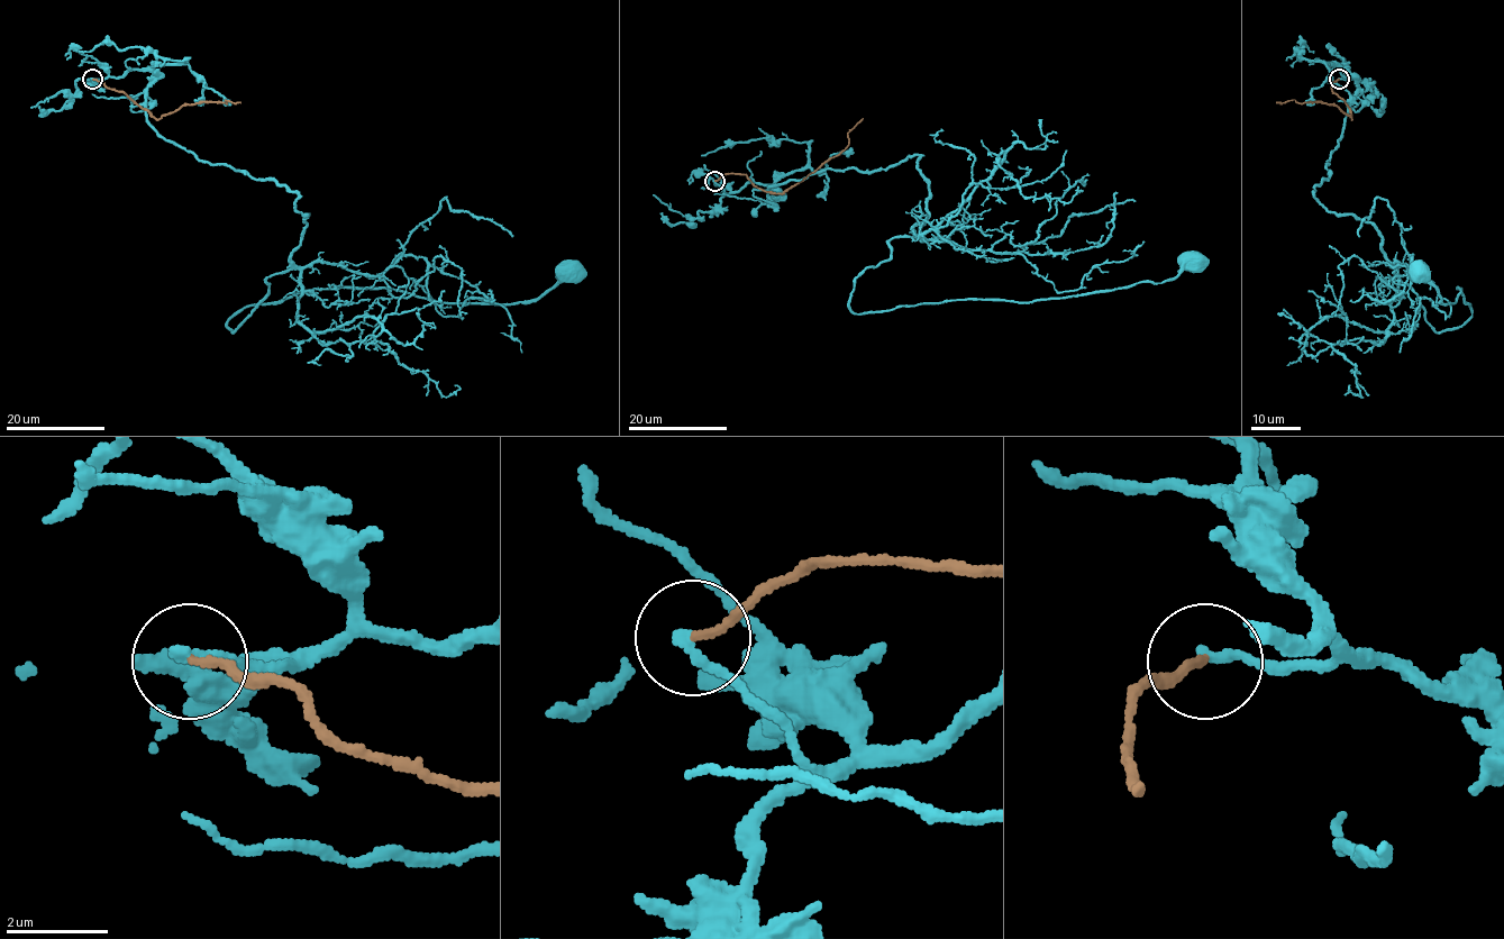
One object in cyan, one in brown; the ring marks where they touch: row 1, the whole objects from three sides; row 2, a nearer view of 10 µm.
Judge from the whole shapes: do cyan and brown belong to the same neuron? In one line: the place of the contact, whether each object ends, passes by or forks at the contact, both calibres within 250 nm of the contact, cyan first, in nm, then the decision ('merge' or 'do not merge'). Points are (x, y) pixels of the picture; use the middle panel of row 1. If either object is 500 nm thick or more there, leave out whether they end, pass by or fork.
place (714, 181); cyan ends; brown ends; calibres 240 and 150 nm; do not merge

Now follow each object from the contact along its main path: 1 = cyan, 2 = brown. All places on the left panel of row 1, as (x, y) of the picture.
1: (91, 80), (151, 70), (162, 136), (298, 194), (291, 267), (231, 333), (326, 288), (535, 301), (566, 269)
2: (92, 80), (122, 91), (160, 119), (183, 106), (226, 103), (226, 99), (240, 103)

